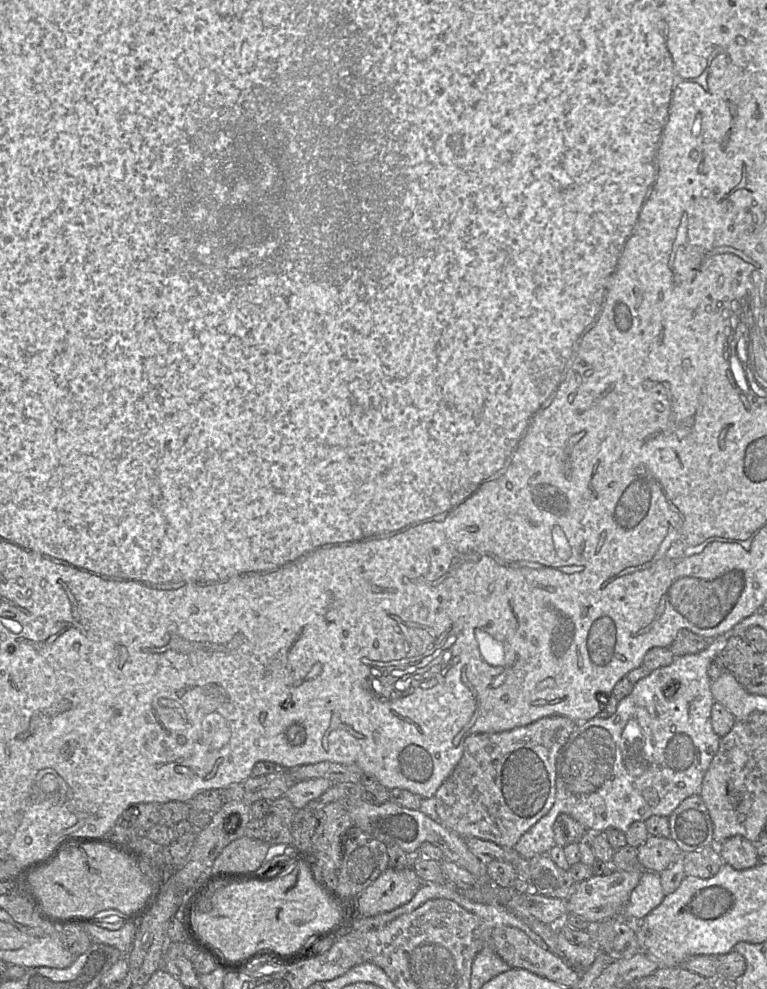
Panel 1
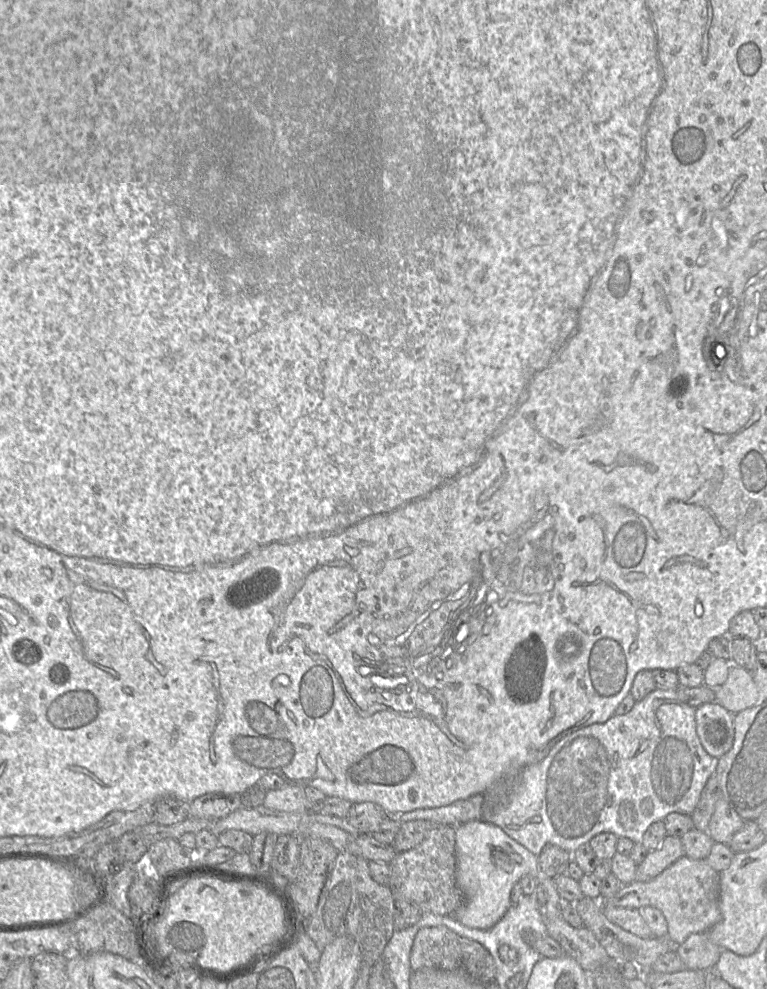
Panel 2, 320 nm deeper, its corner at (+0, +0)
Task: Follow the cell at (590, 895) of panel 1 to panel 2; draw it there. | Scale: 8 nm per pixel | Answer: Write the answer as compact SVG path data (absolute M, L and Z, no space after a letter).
M666 835L661 844L649 851L643 862L637 866L635 881L654 879L683 856L685 852L680 838Z

